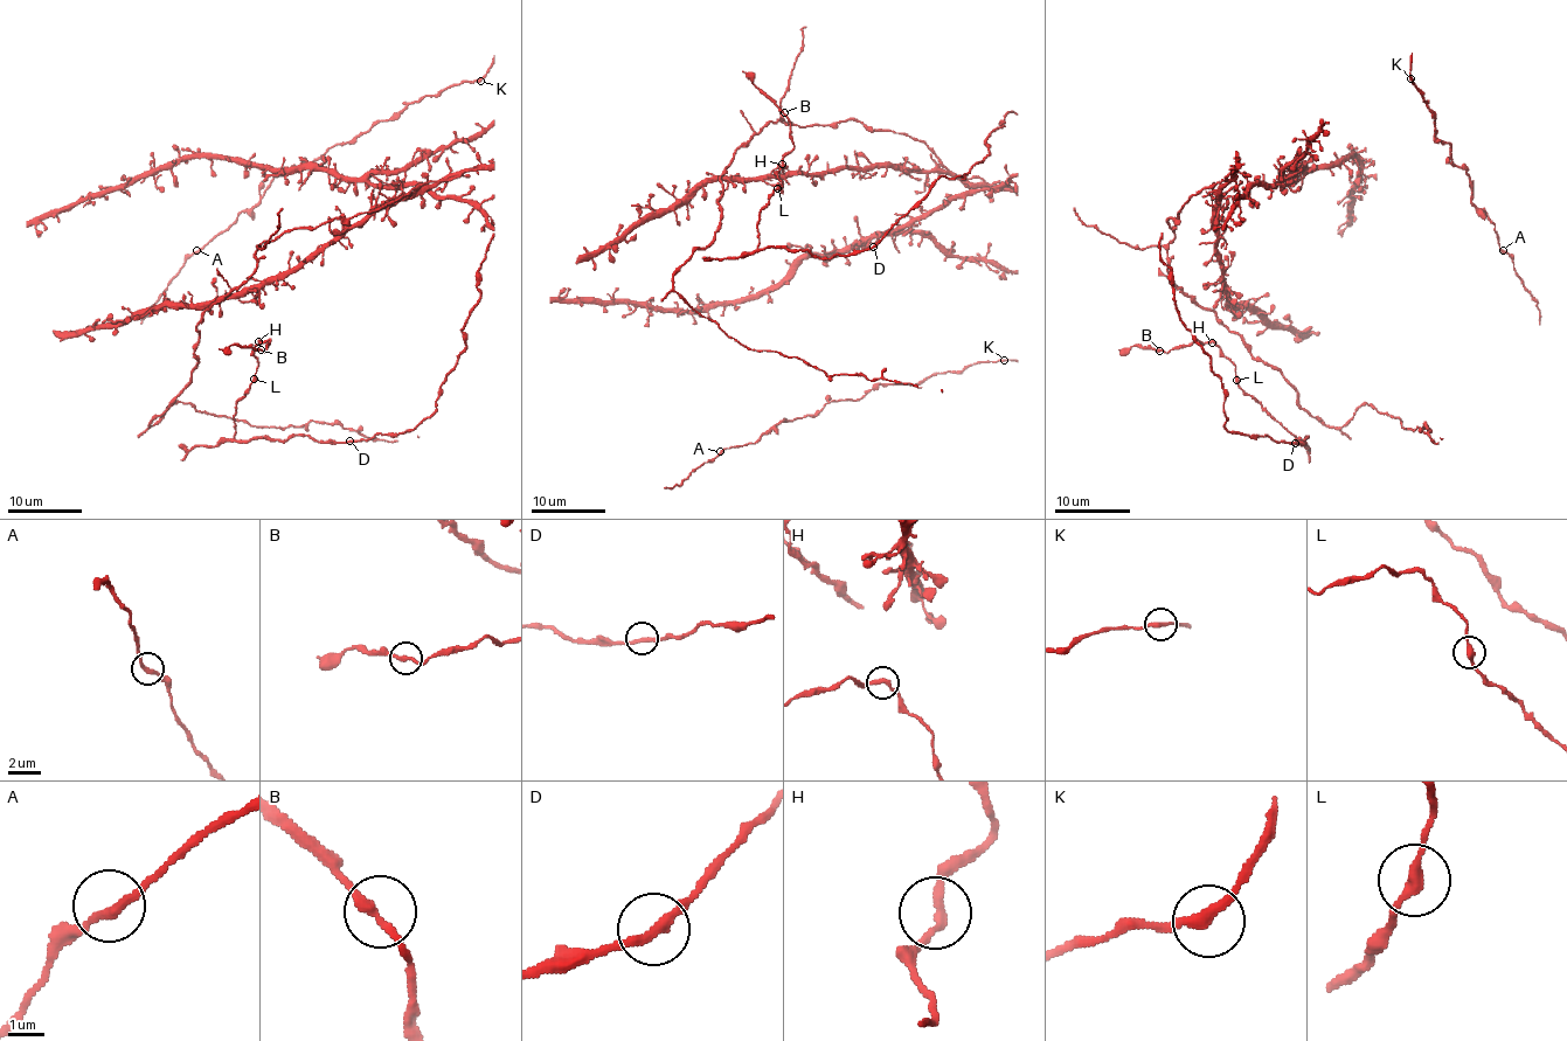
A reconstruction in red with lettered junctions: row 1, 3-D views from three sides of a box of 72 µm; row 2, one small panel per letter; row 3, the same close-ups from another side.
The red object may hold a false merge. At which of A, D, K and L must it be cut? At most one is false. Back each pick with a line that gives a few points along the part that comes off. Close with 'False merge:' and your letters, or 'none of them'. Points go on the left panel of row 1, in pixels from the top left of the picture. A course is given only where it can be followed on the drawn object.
False merge: none of them

